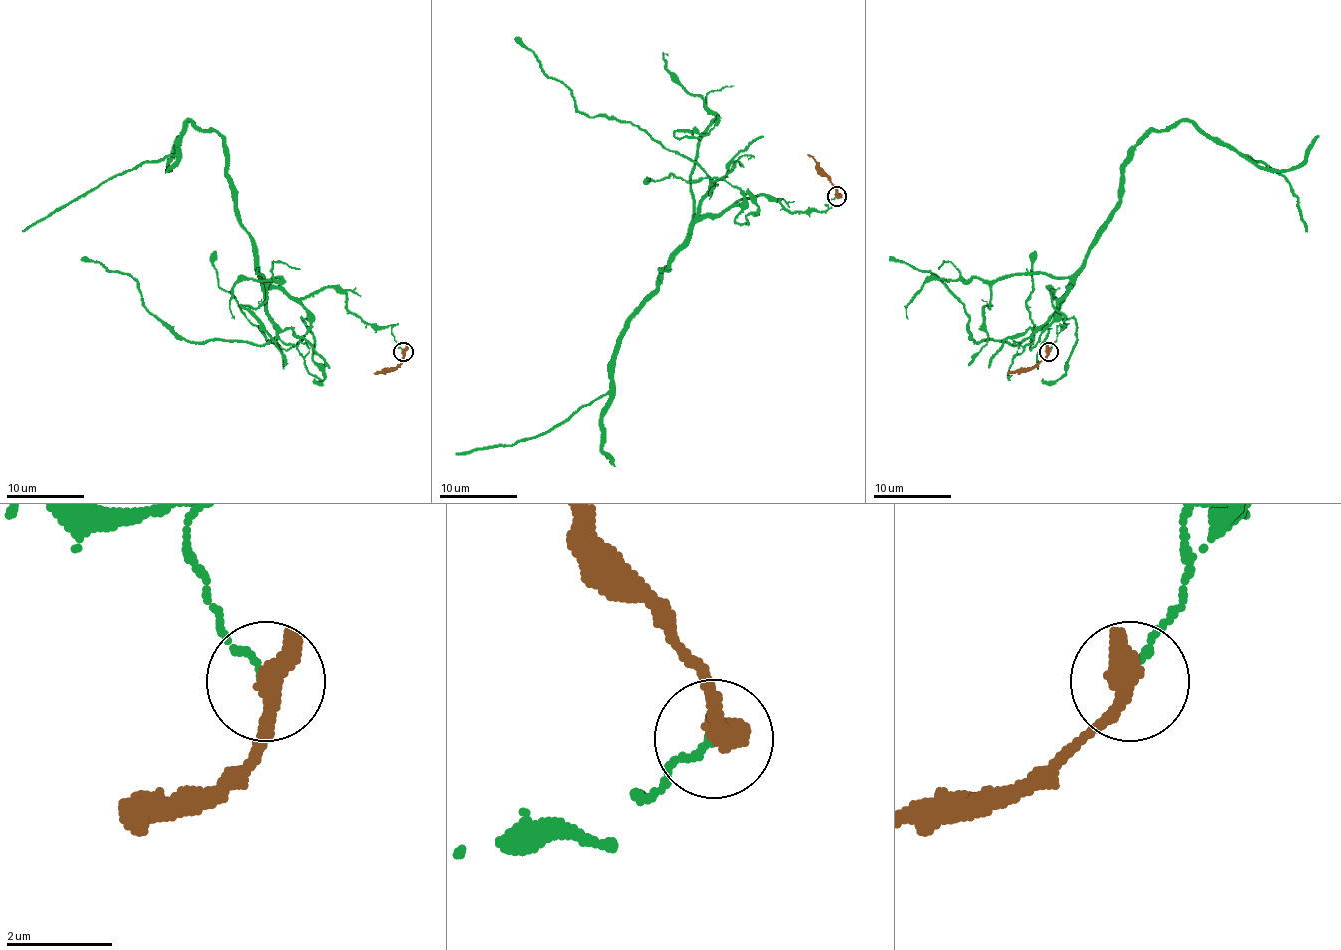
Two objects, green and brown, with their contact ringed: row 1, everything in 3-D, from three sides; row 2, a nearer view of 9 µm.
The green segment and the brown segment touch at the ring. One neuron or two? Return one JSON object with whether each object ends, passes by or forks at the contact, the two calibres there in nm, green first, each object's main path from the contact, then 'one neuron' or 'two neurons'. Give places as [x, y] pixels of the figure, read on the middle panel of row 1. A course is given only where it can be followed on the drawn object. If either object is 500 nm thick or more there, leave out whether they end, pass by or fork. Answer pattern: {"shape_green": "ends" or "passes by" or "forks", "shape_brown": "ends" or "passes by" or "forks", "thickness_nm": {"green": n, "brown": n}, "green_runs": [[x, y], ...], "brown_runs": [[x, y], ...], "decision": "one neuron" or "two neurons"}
{"thickness_nm": {"green": 110, "brown": 500}, "green_runs": [[836, 197], [826, 210], [789, 212], [762, 195], [704, 214], [628, 323], [603, 395], [539, 435], [455, 455]], "brown_runs": [[836, 197], [836, 189], [828, 175], [807, 154]], "decision": "two neurons"}

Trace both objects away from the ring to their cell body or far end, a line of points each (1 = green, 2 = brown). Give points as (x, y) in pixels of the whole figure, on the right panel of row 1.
1: (1049, 352), (1065, 317), (1047, 286), (1067, 292), (1152, 131), (1187, 121), (1263, 162), (1307, 232)
2: (1049, 352), (1028, 368), (1006, 373)

